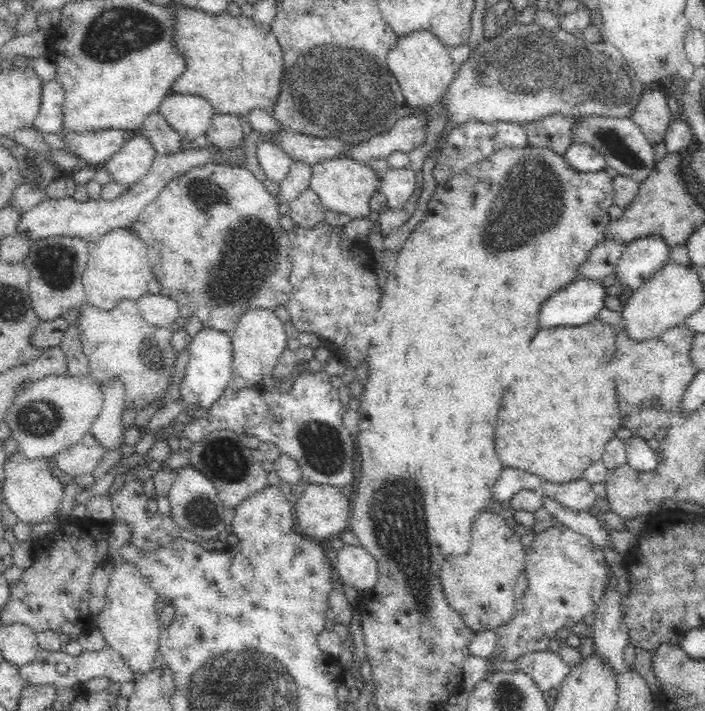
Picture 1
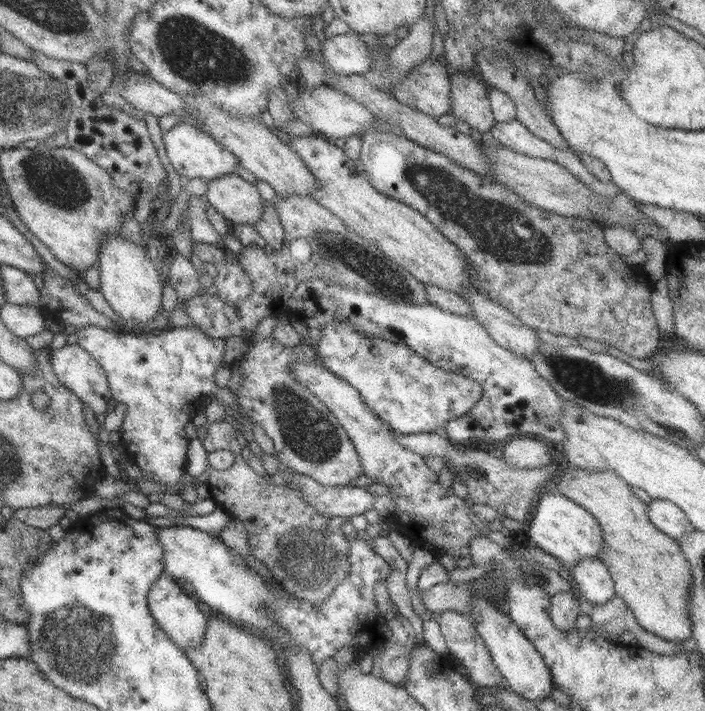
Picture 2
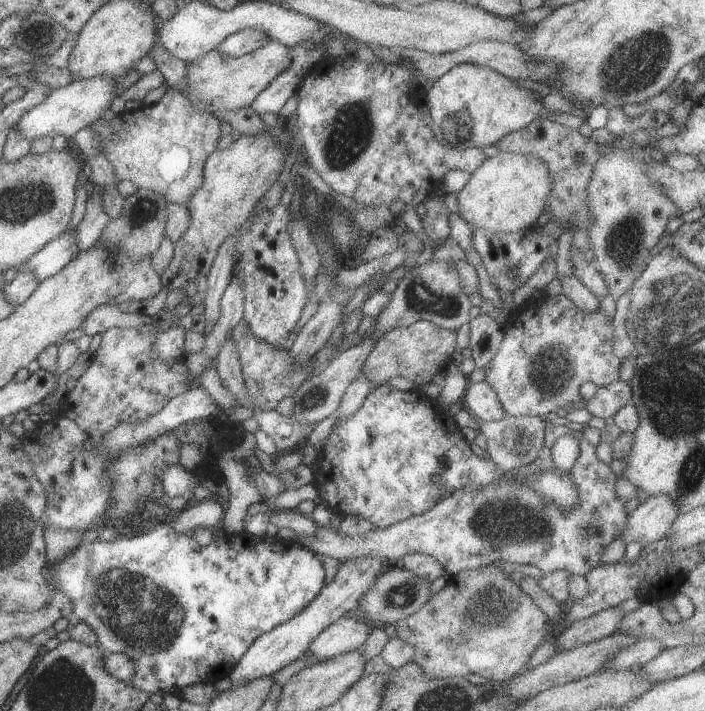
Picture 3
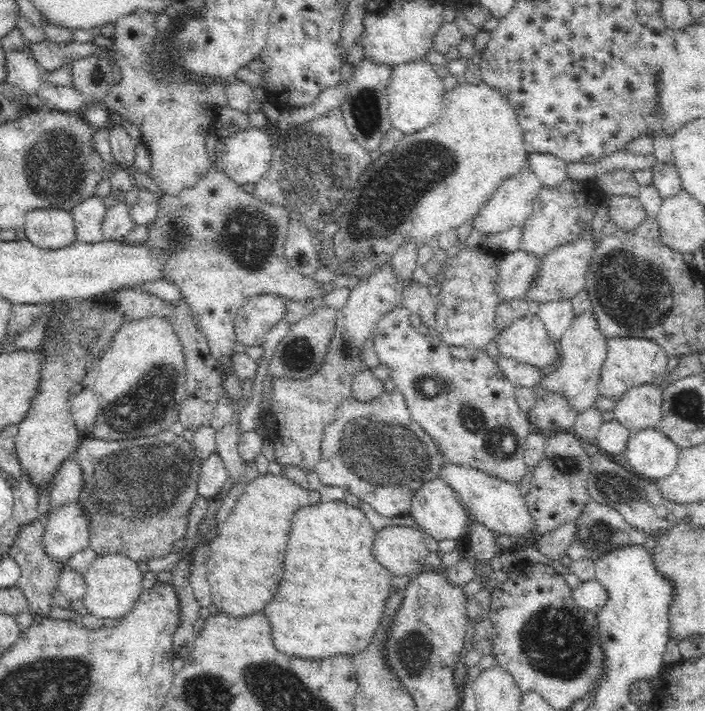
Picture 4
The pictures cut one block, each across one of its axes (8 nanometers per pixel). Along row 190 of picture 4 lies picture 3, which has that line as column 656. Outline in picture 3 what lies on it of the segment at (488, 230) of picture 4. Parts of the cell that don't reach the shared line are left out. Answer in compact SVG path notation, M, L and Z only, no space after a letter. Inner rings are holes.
M668 495L646 496L629 515L622 540L626 544L639 541L644 546L668 537L673 530L675 518L680 514L682 512L675 498Z

